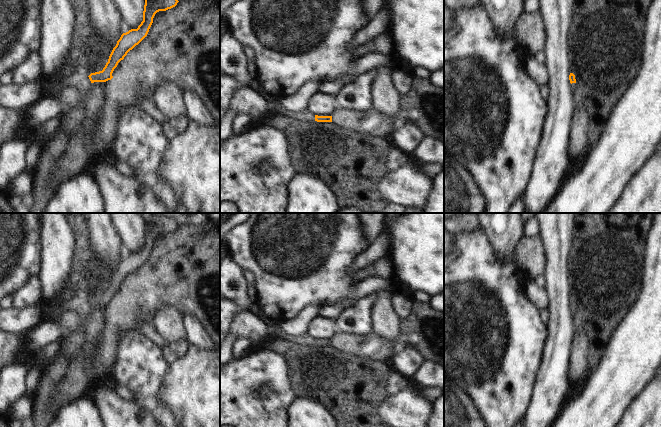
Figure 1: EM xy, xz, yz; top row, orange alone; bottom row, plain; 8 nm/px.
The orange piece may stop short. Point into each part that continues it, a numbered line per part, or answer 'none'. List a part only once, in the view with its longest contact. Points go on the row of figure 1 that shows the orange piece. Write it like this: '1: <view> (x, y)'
1: xy (81, 81)

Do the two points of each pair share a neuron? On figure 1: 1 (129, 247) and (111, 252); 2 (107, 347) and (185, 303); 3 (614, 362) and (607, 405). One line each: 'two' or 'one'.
1: two
2: one
3: one

